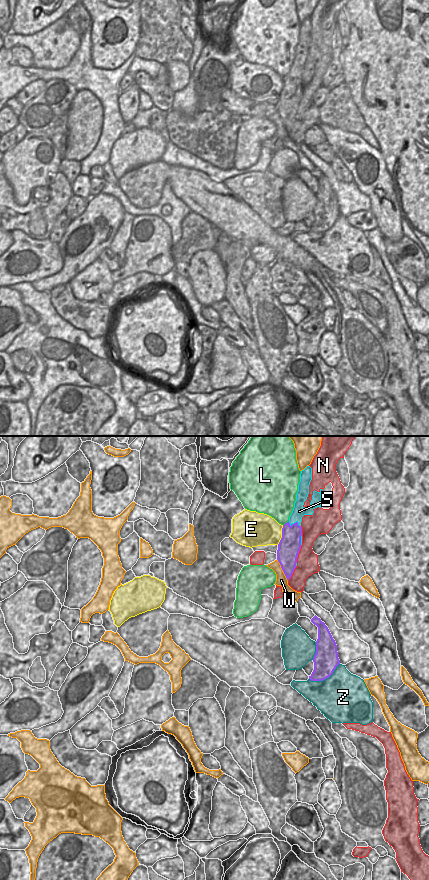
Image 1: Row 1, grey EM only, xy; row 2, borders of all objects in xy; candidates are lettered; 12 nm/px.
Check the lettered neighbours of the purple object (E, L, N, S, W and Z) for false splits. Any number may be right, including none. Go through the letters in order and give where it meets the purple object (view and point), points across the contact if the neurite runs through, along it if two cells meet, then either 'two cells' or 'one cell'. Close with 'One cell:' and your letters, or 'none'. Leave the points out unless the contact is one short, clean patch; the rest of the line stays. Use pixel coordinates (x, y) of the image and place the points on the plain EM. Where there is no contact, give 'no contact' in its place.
E: contact xy (282, 87); border xy (283, 77), (281, 91), (277, 96); two cells
L: contact xy (285, 75); two cells
N: contact xy (298, 105); two cells
S: contact xy (294, 75); one cell
W: contact xy (282, 121); two cells
Z: contact xy (325, 230); two cells
One cell: S

